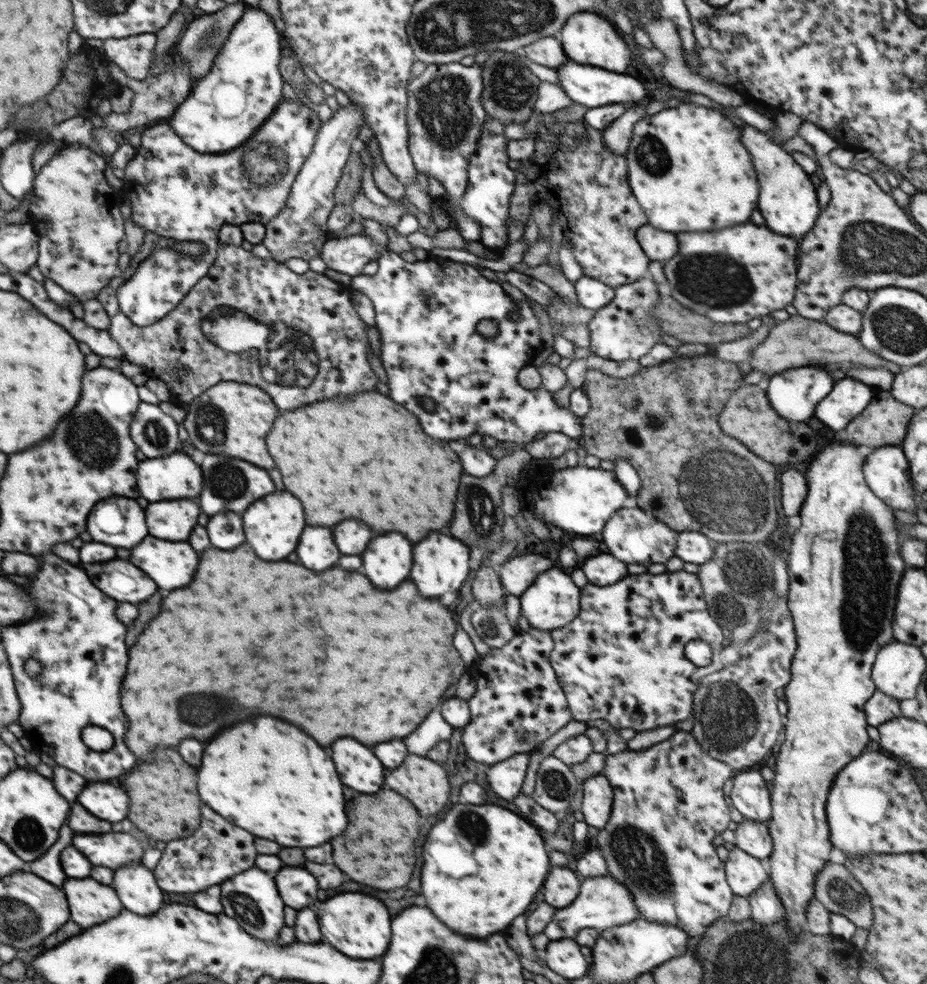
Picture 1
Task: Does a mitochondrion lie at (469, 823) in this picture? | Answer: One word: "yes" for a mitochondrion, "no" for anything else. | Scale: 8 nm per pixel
yes

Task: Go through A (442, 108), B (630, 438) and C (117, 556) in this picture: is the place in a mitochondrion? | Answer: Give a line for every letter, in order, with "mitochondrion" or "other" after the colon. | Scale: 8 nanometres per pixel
A: mitochondrion
B: mitochondrion
C: other

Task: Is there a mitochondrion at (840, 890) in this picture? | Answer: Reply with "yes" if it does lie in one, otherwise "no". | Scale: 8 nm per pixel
yes

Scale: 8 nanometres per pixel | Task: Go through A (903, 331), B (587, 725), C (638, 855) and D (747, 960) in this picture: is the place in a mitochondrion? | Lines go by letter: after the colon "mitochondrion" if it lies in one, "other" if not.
A: mitochondrion
B: other
C: mitochondrion
D: mitochondrion

